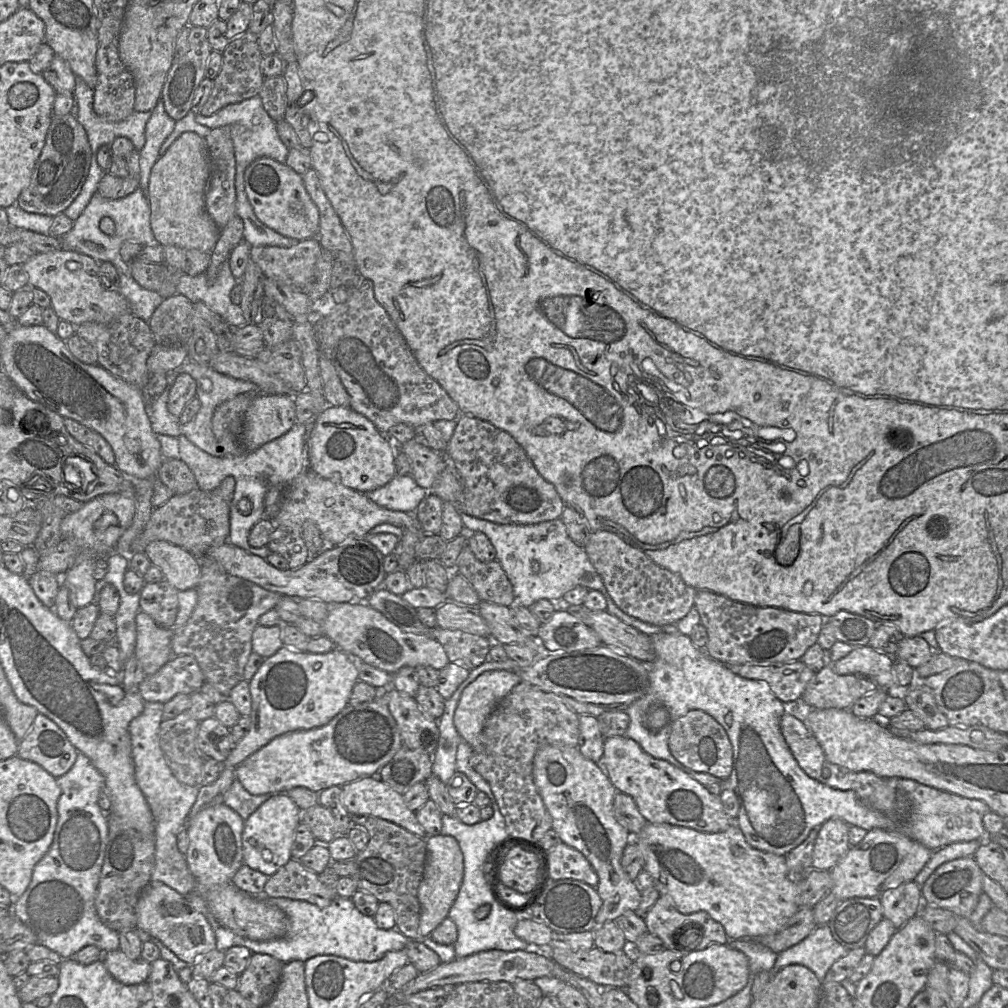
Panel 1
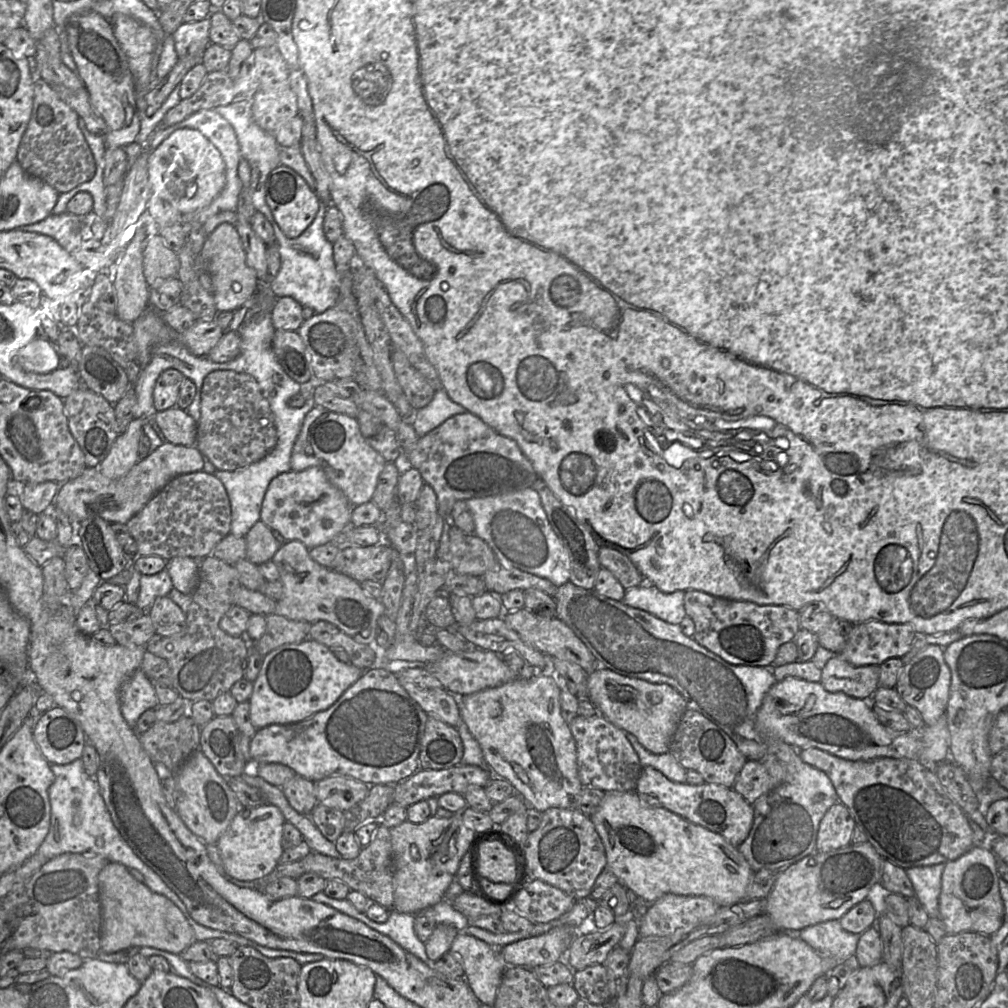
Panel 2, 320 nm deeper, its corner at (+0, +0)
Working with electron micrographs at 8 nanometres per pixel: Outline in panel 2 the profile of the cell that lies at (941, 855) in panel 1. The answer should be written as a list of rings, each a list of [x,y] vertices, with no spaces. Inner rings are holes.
[[[945,863],[905,869],[929,918],[939,918],[939,896]]]

